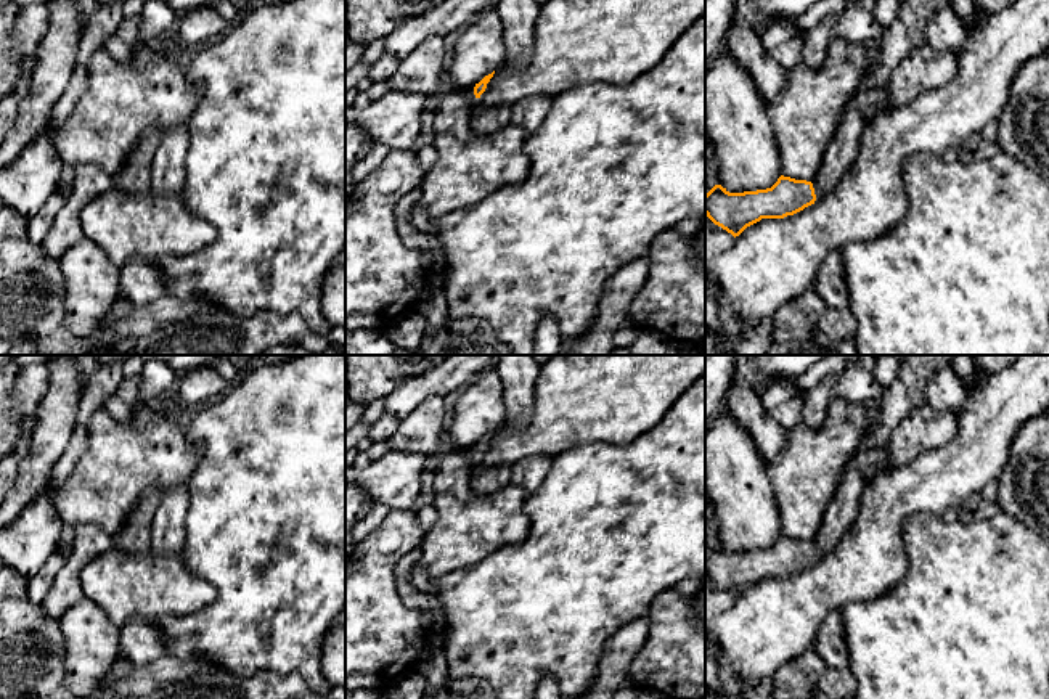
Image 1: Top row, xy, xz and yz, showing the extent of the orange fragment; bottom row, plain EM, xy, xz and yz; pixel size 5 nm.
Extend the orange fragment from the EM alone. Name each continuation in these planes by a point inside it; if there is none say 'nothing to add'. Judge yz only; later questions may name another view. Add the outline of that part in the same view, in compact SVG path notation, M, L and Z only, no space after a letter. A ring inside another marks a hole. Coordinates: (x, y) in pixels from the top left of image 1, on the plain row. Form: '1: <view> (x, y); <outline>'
1: yz (906, 392); M908 355L890 387L877 402L876 424L845 468L835 495L827 503L821 530L811 542L816 561L837 546L858 516L864 488L892 469L885 444L903 418L925 403L929 379L951 368L956 355Z

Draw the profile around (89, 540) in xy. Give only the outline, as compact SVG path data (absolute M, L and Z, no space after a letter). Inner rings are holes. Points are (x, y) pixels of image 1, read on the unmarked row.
M77 527L74 530L71 554L42 603L43 614L59 620L67 609L76 606L85 596L79 582L82 567L95 556L112 548L112 535L106 533L101 527Z

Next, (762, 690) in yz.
M705 656L705 689L710 693L712 699L774 699L771 693L771 678L765 678L739 694L725 694L720 688L718 665L710 656Z

